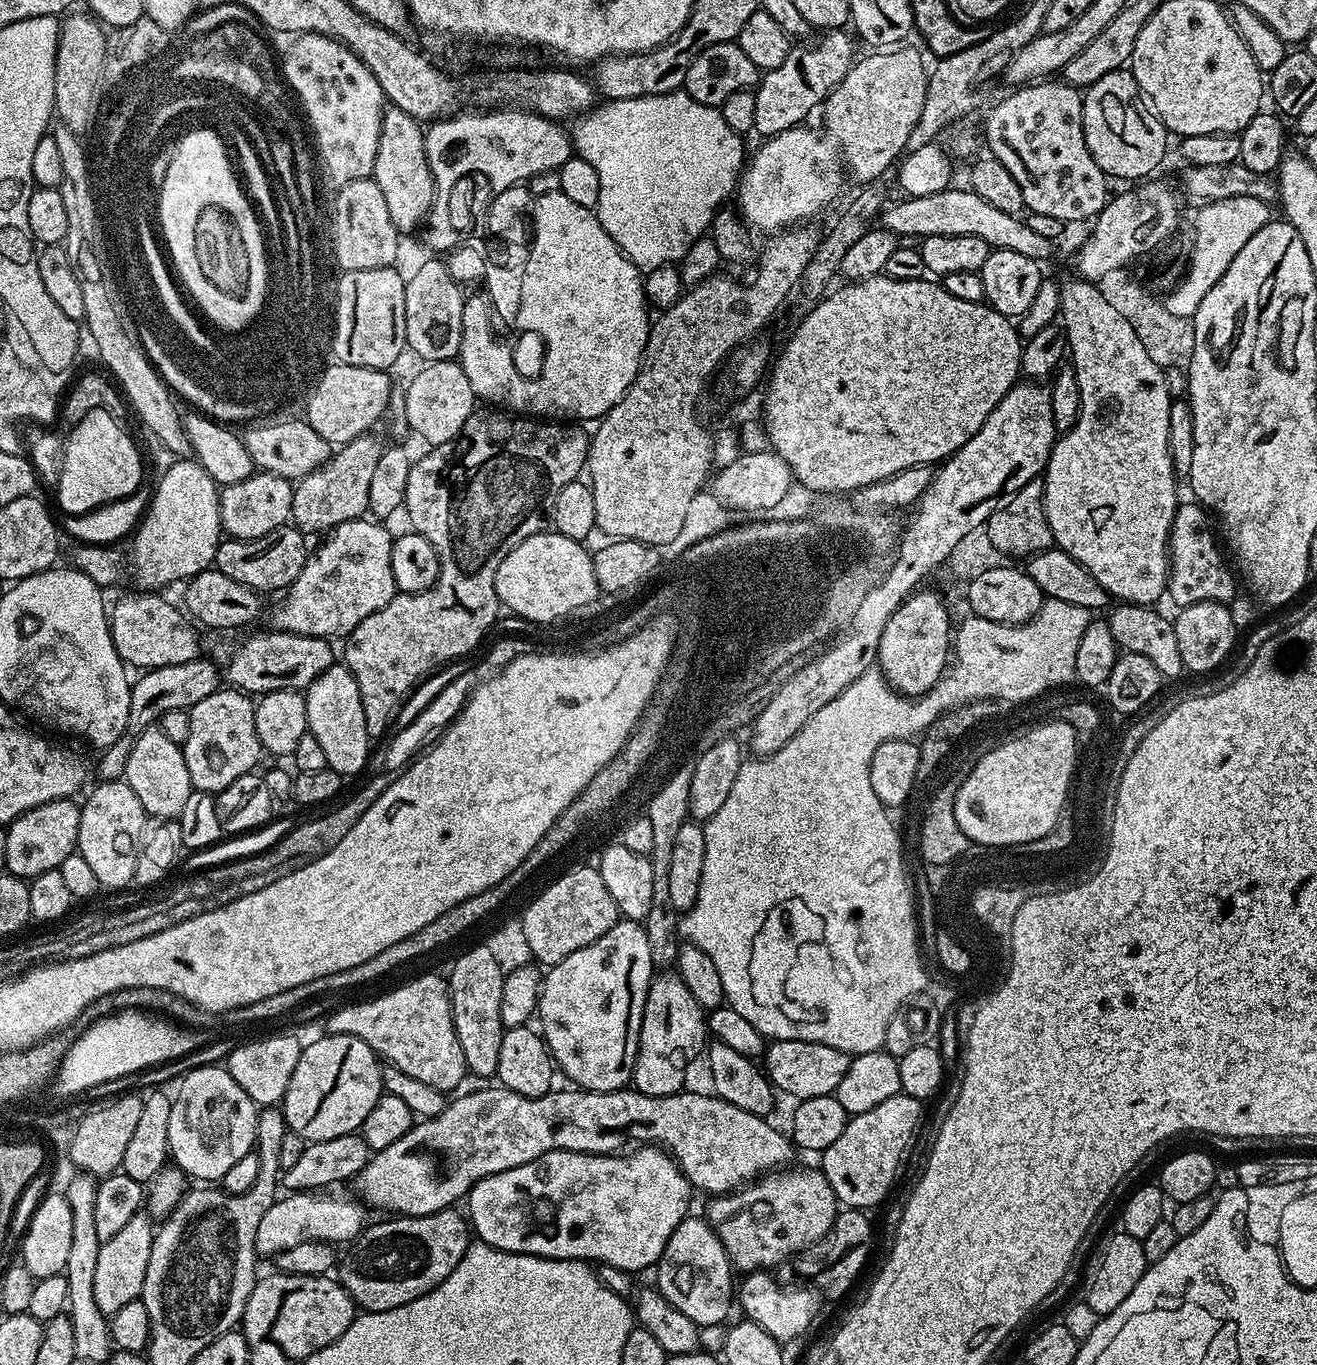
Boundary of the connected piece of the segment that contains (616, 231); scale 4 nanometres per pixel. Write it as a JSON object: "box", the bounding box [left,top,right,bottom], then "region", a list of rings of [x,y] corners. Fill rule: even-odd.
{"box":[570,90,746,274],"region":[[[683,90],[671,92],[670,94],[658,94],[657,96],[600,102],[589,108],[573,124],[576,125],[570,128],[570,135],[575,155],[585,159],[586,162],[590,162],[590,165],[594,166],[598,172],[601,193],[598,194],[598,202],[594,209],[596,217],[602,222],[606,234],[610,234],[610,238],[614,238],[616,245],[624,251],[628,261],[644,274],[654,271],[656,267],[675,265],[683,260],[686,250],[690,250],[690,246],[694,244],[696,239],[705,235],[711,229],[712,219],[727,201],[724,199],[728,195],[731,197],[737,191],[738,181],[746,164],[744,144],[740,141],[743,139],[734,130],[730,130],[730,126],[726,126],[726,118],[722,118],[719,107],[698,102],[693,96],[689,96]]]}

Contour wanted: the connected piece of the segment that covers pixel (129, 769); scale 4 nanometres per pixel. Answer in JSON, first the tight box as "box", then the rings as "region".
{"box":[122,726,194,820],"region":[[[158,726],[146,729],[136,738],[122,779],[130,786],[130,790],[134,790],[134,794],[138,794],[138,802],[142,802],[145,813],[161,820],[180,817],[182,806],[186,806],[186,798],[190,798],[194,790],[190,782],[190,770],[186,770],[183,747],[170,742],[170,738],[166,738]]]}

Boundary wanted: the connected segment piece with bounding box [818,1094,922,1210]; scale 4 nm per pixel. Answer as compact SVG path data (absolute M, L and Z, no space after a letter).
M901 1094L886 1098L882 1106L851 1117L846 1130L819 1157L818 1164L826 1182L830 1182L837 1201L845 1209L869 1210L887 1198L896 1180L900 1159L920 1124L920 1108L921 1101L913 1096Z

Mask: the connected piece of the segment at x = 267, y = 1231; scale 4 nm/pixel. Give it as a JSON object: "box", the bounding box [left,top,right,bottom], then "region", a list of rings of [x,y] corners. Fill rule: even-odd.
{"box":[254,1190,366,1258],"region":[[[320,1190],[284,1195],[270,1206],[270,1210],[266,1210],[266,1214],[262,1214],[262,1222],[258,1222],[258,1234],[254,1234],[257,1257],[274,1258],[282,1250],[290,1250],[290,1246],[298,1246],[298,1242],[311,1240],[324,1240],[333,1246],[341,1246],[340,1244],[344,1243],[347,1245],[355,1241],[366,1227],[365,1205],[351,1195],[350,1197],[328,1196],[332,1194],[325,1194]]]}

